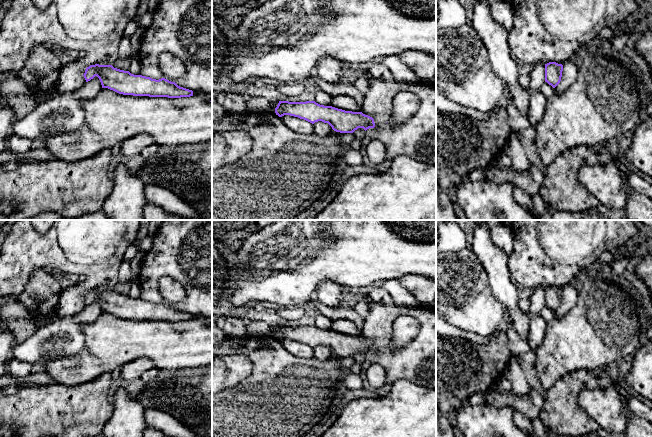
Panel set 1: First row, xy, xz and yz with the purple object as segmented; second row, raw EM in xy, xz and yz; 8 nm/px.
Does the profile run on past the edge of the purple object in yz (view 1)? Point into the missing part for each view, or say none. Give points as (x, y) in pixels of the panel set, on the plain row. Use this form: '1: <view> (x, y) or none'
1: none

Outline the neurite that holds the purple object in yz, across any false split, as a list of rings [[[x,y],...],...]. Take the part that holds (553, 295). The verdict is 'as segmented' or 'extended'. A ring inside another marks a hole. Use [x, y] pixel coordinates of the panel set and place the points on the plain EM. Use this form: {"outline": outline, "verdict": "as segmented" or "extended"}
{"outline": [[[556,286],[545,288],[545,306],[555,312],[561,305],[563,289]]], "verdict": "as segmented"}

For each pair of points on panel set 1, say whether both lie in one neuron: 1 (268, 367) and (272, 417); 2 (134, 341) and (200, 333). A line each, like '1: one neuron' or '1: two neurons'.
1: one neuron
2: one neuron

